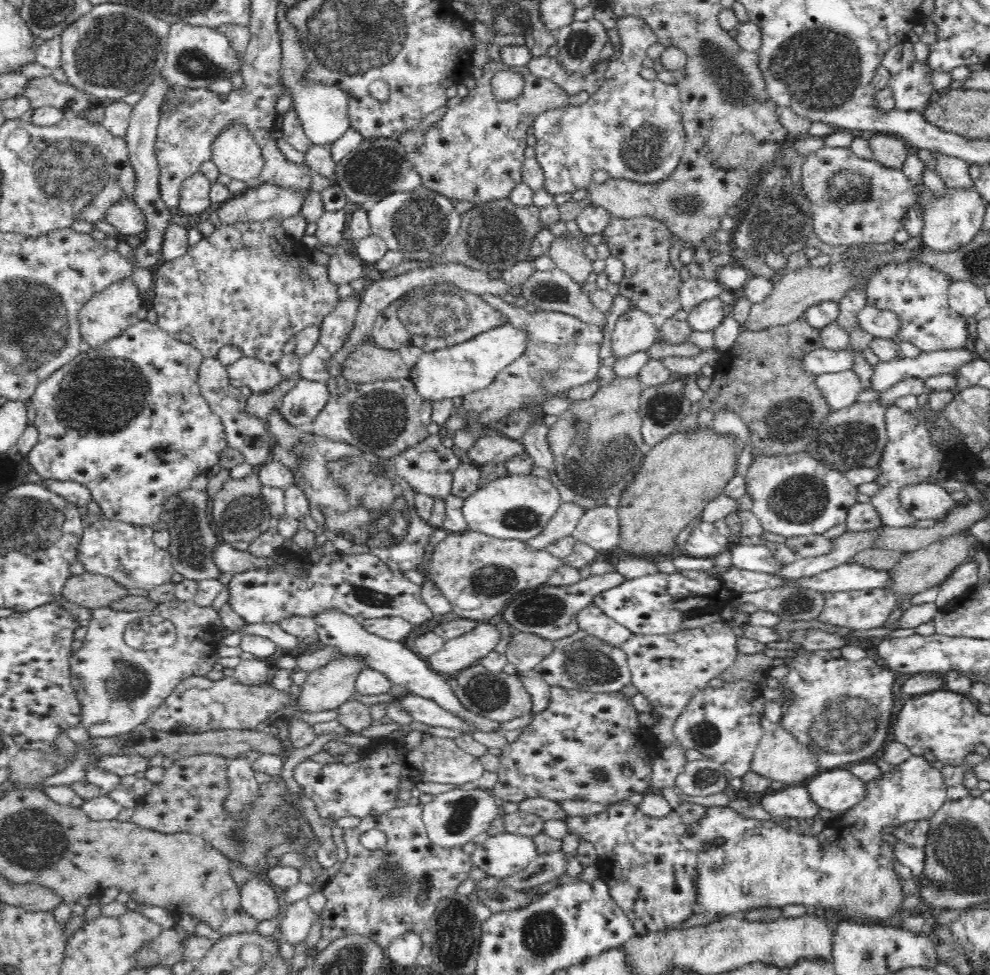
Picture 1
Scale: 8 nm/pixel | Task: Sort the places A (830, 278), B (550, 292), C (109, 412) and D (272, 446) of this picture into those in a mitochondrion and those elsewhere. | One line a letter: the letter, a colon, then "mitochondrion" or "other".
A: other
B: mitochondrion
C: mitochondrion
D: other

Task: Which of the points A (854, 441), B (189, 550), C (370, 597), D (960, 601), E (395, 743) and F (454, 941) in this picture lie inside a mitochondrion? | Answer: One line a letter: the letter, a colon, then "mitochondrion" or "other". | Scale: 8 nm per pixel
A: mitochondrion
B: mitochondrion
C: mitochondrion
D: other
E: other
F: mitochondrion

